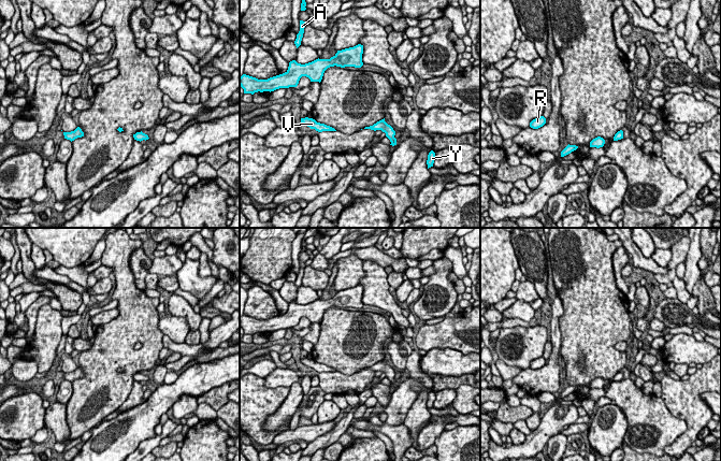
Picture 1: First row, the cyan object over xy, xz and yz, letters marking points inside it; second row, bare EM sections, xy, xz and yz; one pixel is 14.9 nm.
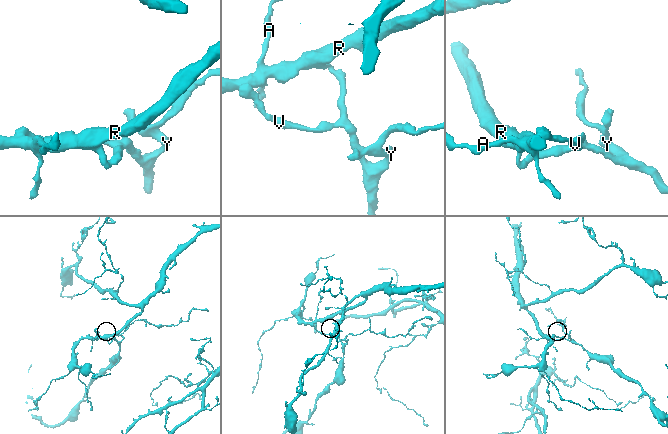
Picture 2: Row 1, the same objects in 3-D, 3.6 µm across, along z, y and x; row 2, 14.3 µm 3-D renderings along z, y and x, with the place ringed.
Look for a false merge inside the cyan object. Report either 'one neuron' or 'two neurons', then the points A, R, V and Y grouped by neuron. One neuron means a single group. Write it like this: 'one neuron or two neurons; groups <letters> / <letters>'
two neurons; groups A R / V Y

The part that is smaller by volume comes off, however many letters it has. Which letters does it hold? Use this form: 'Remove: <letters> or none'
Remove: V, Y

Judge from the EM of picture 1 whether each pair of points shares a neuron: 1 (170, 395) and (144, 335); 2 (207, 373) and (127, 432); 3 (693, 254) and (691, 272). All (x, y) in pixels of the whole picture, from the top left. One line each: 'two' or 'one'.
1: two
2: one
3: one

